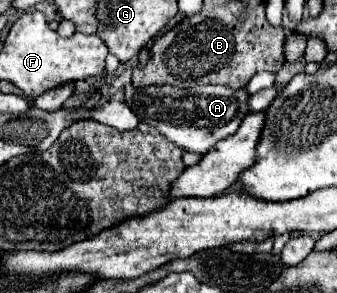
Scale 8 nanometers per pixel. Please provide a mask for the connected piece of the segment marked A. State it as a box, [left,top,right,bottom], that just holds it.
[126,84,248,154]

